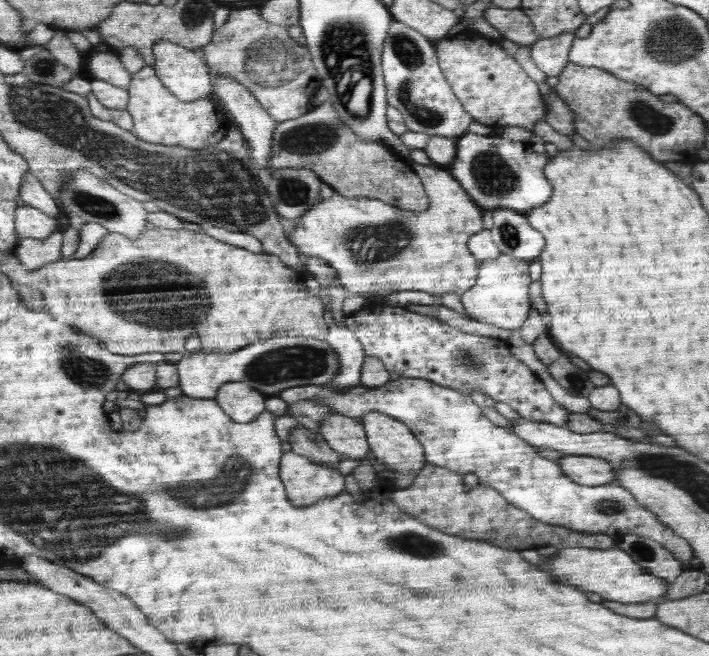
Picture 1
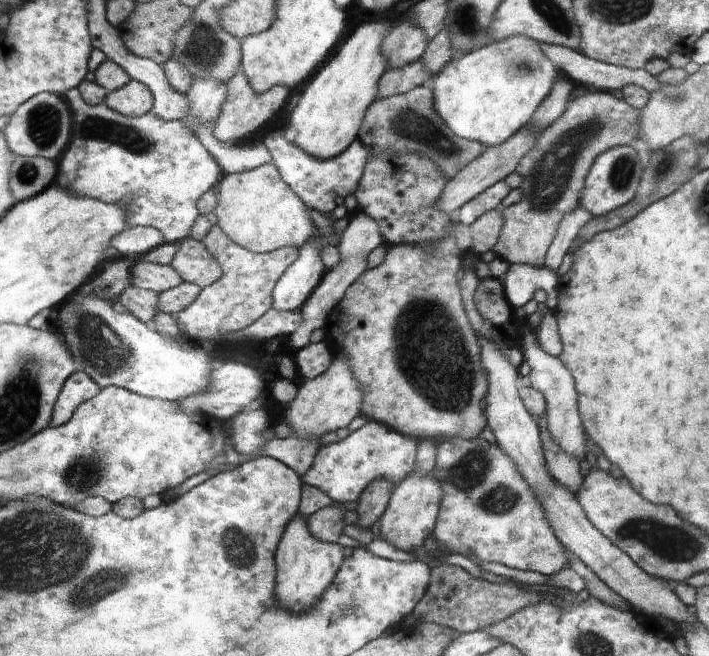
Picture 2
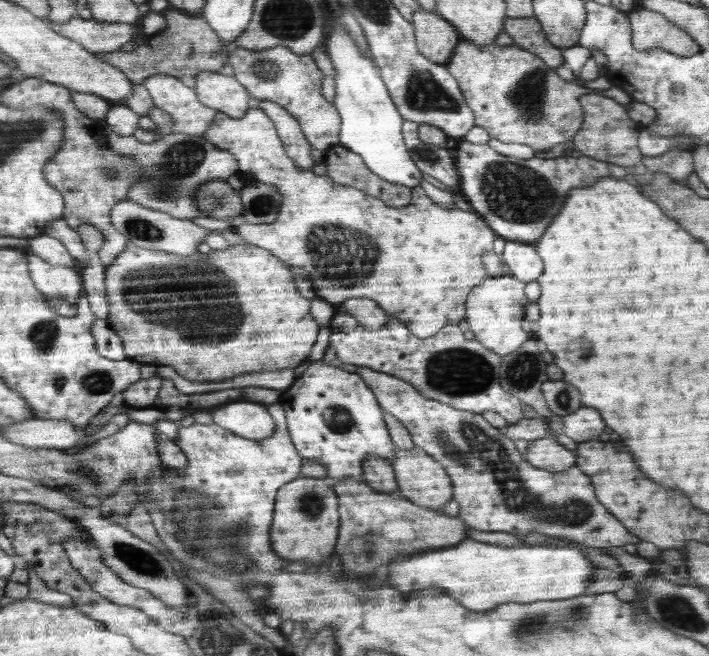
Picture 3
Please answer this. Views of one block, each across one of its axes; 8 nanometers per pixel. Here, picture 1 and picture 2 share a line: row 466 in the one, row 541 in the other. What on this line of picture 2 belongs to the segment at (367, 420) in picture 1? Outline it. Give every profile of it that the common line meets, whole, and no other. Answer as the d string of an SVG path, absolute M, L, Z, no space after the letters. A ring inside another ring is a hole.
M412 472L404 481L399 482L393 496L381 514L379 538L386 540L404 552L414 552L424 549L426 538L433 536L437 518L440 516L443 488L441 482L434 475L416 475Z

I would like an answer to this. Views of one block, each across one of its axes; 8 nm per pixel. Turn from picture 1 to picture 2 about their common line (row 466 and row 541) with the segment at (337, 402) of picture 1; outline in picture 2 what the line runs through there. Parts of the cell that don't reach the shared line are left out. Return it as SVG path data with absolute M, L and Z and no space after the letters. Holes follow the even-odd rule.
M454 437L441 441L438 443L436 464L430 474L434 475L434 478L437 478L441 482L443 488L440 516L437 518L436 528L433 530L433 537L435 538L435 542L440 541L443 545L447 546L447 552L450 552L450 554L459 552L465 556L467 556L469 552L474 552L480 560L486 562L498 562L498 564L503 564L505 567L510 567L511 569L536 571L548 576L558 574L558 572L564 570L564 568L571 568L571 563L573 562L572 552L558 540L537 494L530 488L529 482L526 482L526 478L522 476L517 464L500 445L497 443L489 443L481 437L471 439Z

